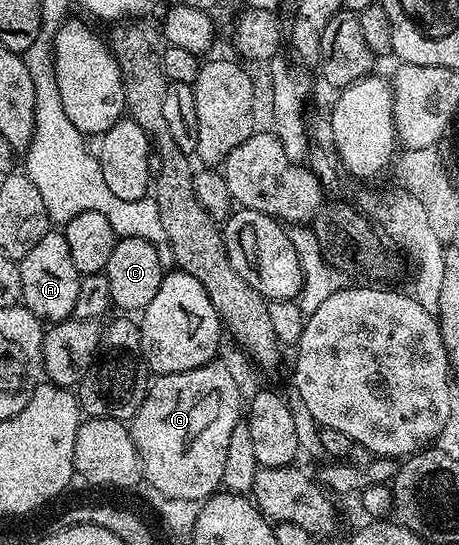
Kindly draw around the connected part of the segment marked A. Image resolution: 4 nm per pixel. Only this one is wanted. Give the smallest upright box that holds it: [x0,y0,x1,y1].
[19,231,82,323]

